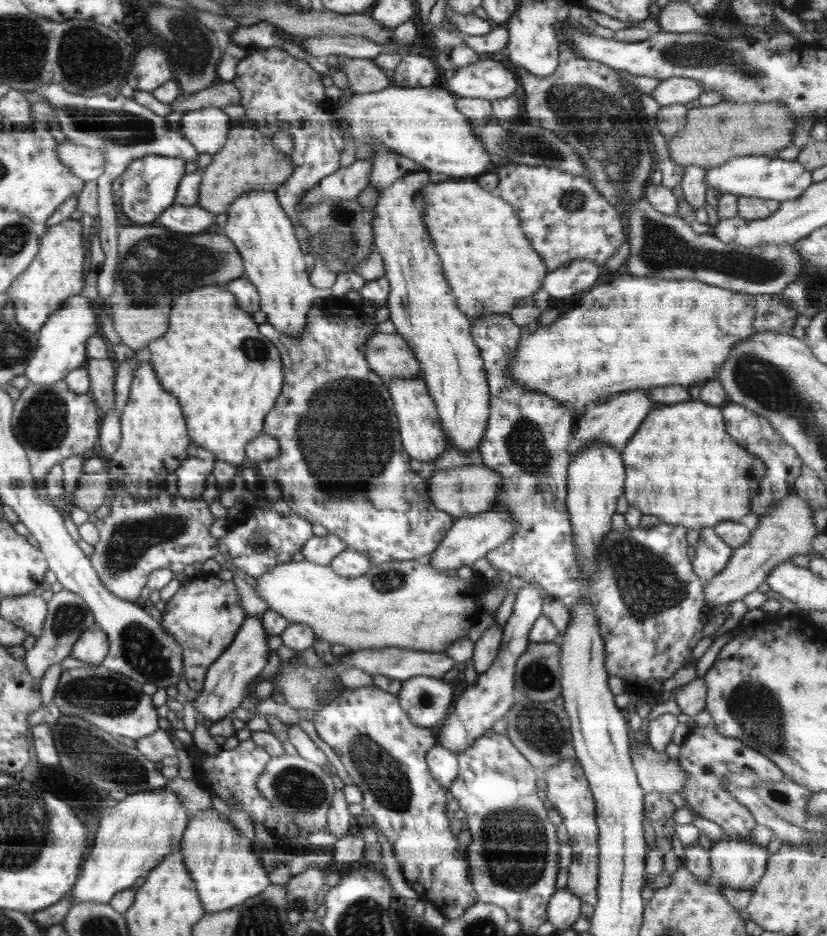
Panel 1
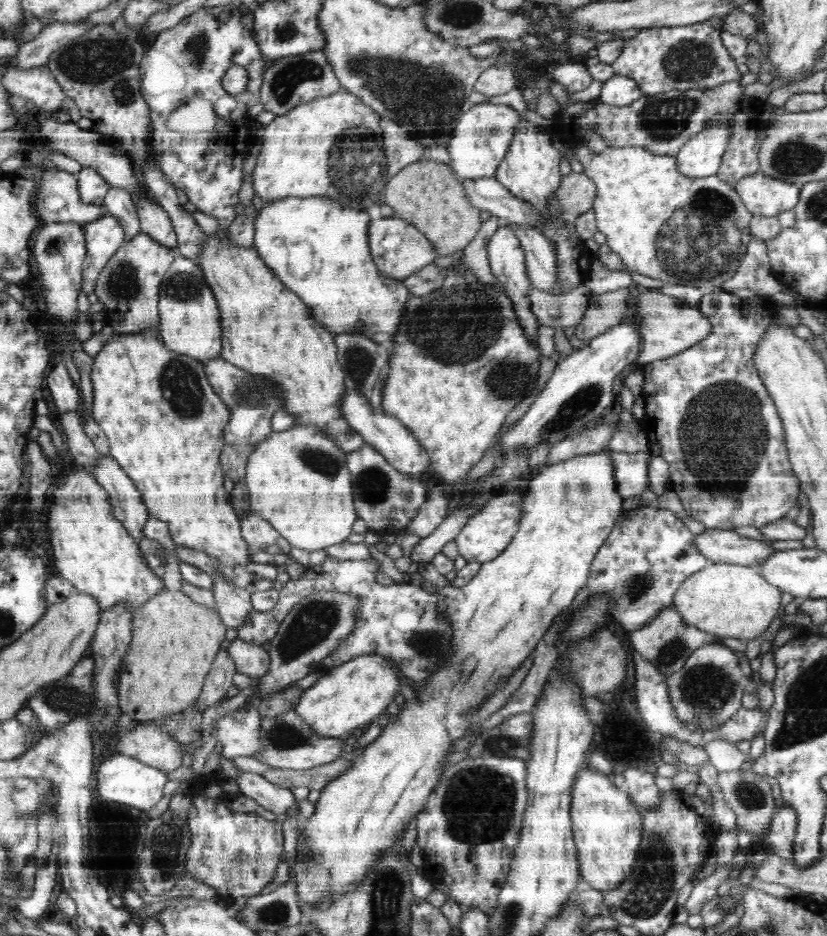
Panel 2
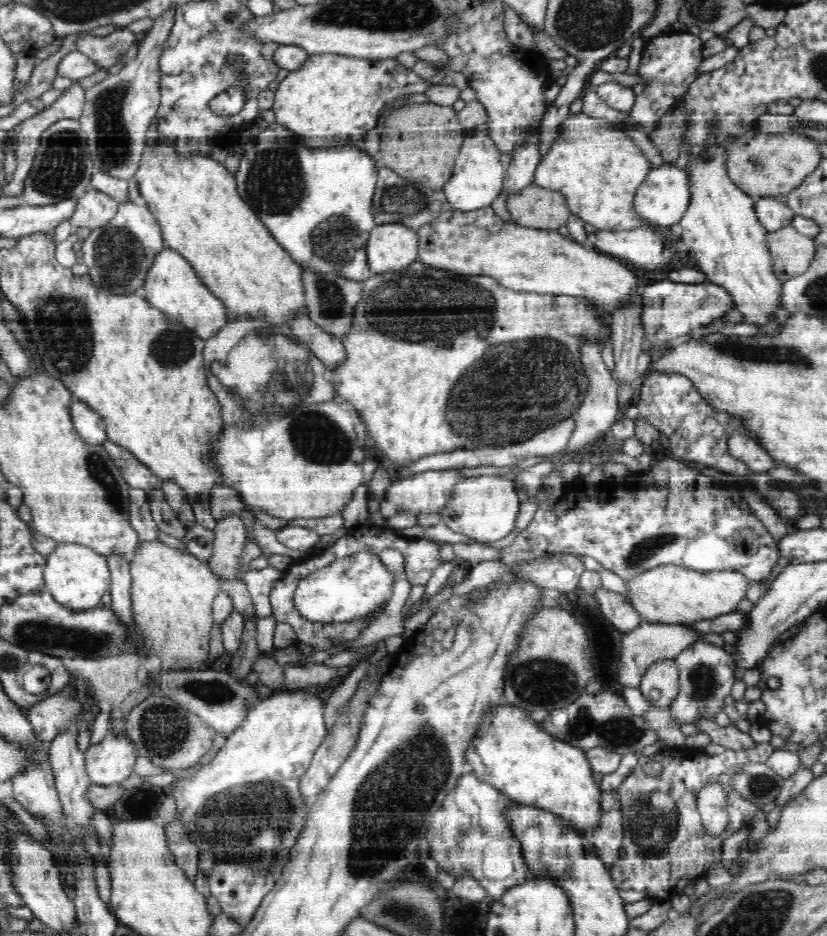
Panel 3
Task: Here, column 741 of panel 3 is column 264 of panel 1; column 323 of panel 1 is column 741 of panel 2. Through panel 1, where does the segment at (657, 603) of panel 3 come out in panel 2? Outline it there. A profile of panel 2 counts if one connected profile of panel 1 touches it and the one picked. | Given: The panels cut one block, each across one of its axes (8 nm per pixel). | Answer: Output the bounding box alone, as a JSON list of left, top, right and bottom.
[673,563,782,642]

